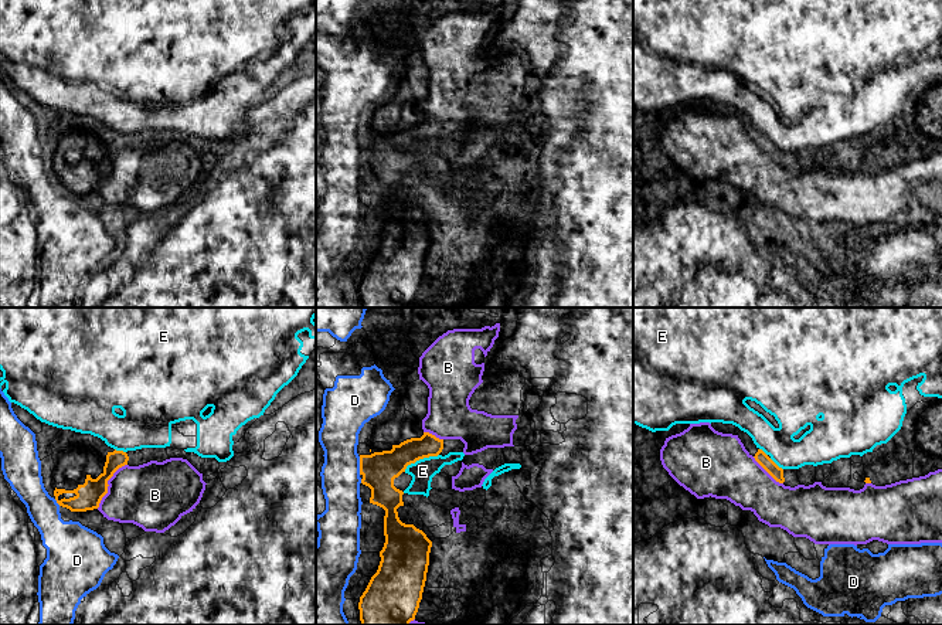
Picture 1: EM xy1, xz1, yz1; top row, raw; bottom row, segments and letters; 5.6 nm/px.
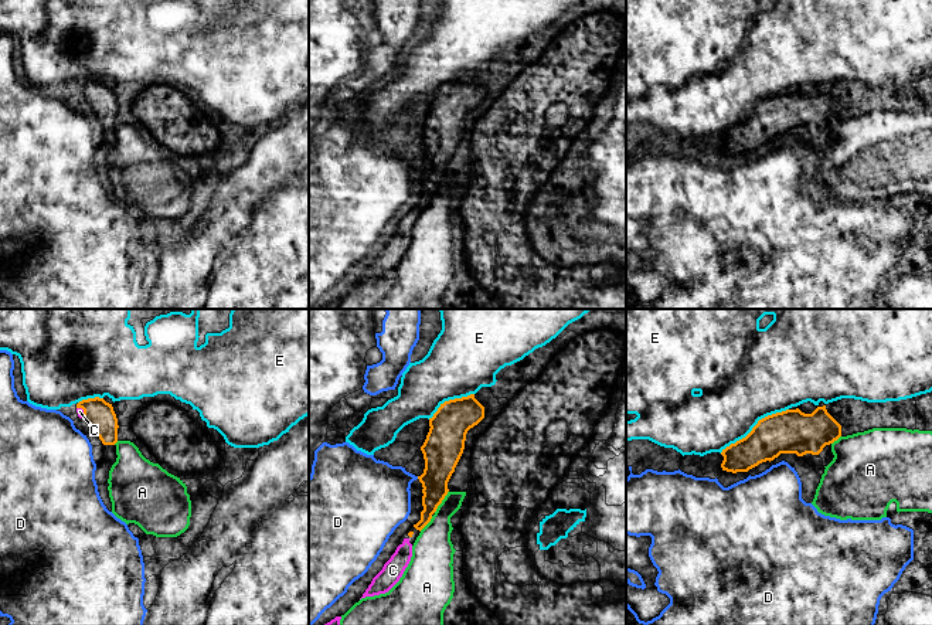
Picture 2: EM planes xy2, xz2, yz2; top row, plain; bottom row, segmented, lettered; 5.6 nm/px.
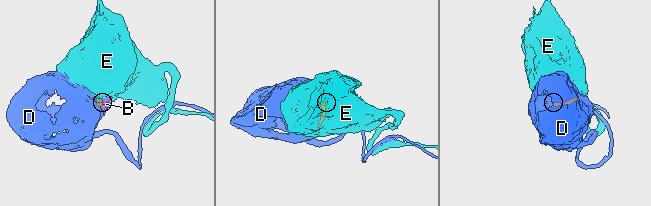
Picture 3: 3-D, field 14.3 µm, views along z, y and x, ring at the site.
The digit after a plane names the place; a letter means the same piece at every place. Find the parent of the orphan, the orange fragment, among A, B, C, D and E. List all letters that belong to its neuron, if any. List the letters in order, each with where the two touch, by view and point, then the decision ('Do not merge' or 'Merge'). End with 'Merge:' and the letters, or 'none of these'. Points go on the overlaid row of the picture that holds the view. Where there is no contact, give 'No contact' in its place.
A: Touches orange at xz2 (441, 502). Do not merge
B: Touches orange at xy1 (108, 485). Do not merge
C: Touches orange at xy2 (84, 411). Merge
D: Touches orange at xz1 (360, 465). Do not merge
E: Touches orange at yz2 (754, 427). Do not merge
Merge: C

